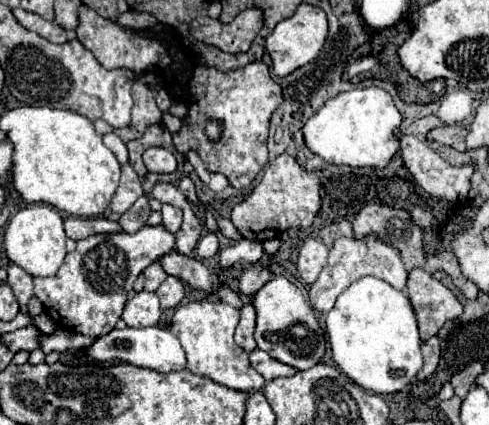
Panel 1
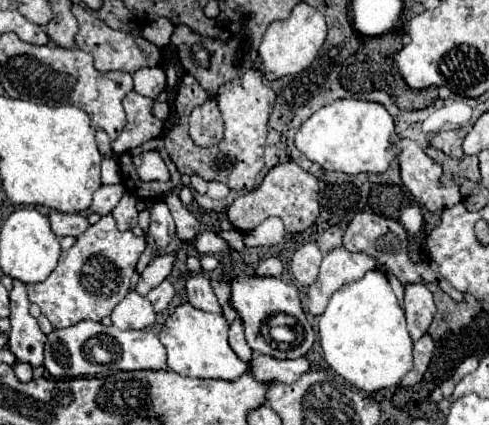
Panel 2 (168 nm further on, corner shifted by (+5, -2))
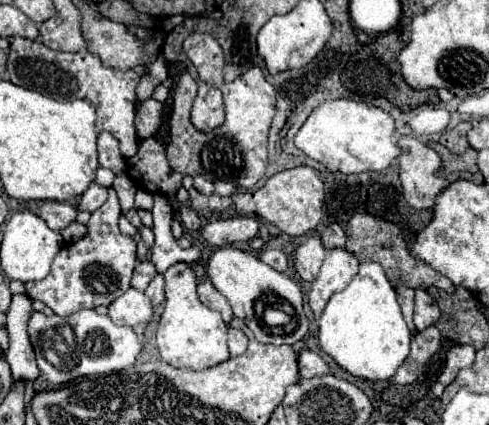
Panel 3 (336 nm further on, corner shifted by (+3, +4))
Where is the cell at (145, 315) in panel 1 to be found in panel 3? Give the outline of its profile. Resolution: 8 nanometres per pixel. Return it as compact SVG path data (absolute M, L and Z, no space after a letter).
M127 289L121 297L117 297L109 305L109 317L117 325L135 327L141 323L149 323L151 315L153 315L153 309L151 309L149 297L145 297L145 293L137 289Z

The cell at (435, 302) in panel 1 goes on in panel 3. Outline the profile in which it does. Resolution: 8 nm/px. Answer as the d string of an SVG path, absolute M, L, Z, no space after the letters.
M417 289L415 291L415 317L413 317L417 331L423 331L429 325L435 325L437 319L439 319L437 303L425 289Z

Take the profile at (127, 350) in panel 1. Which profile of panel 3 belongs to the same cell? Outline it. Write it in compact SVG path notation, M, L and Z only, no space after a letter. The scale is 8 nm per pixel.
M81 309L69 317L47 317L45 313L33 311L27 329L31 345L35 349L39 371L55 387L61 387L81 377L115 373L131 367L139 351L143 349L143 341L133 331L133 327L119 327L107 315L99 315L95 309Z

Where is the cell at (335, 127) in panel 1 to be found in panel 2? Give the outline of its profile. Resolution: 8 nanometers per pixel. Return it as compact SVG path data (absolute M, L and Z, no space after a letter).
M339 99L331 105L321 107L319 111L315 111L297 131L295 135L295 147L309 157L311 161L319 163L323 169L327 171L343 171L349 175L357 175L357 173L383 173L387 171L389 163L393 161L395 153L393 153L393 145L391 145L391 135L393 135L393 119L389 115L389 111L381 105L381 103L373 103L373 101L363 101L363 99Z

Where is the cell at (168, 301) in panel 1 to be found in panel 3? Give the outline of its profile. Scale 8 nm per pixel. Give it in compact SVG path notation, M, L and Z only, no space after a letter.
M155 275L155 279L149 283L149 287L145 289L145 295L151 299L153 307L159 307L165 301L165 291L163 291L163 275Z

